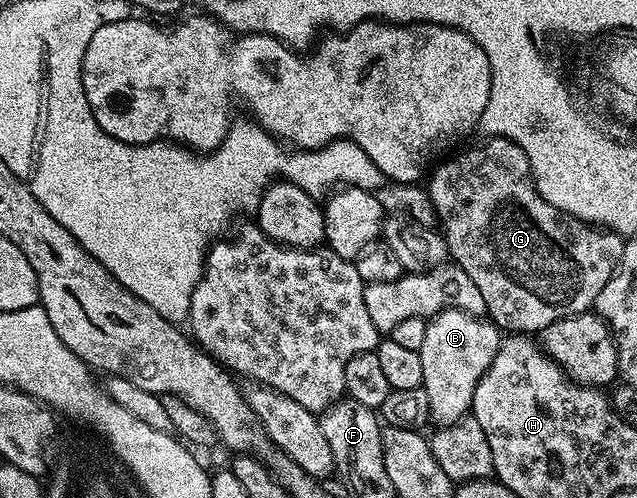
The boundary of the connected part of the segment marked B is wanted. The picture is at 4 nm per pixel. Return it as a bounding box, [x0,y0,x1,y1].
[420,310,503,427]

